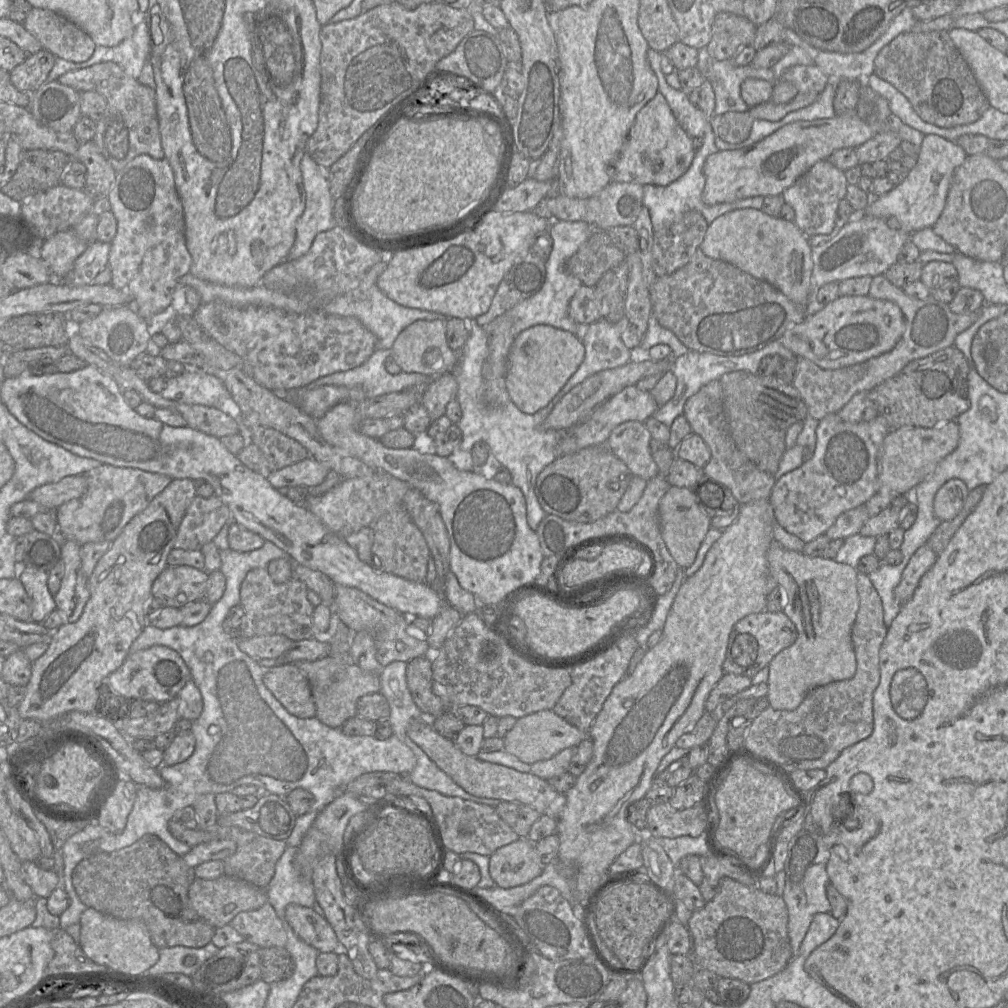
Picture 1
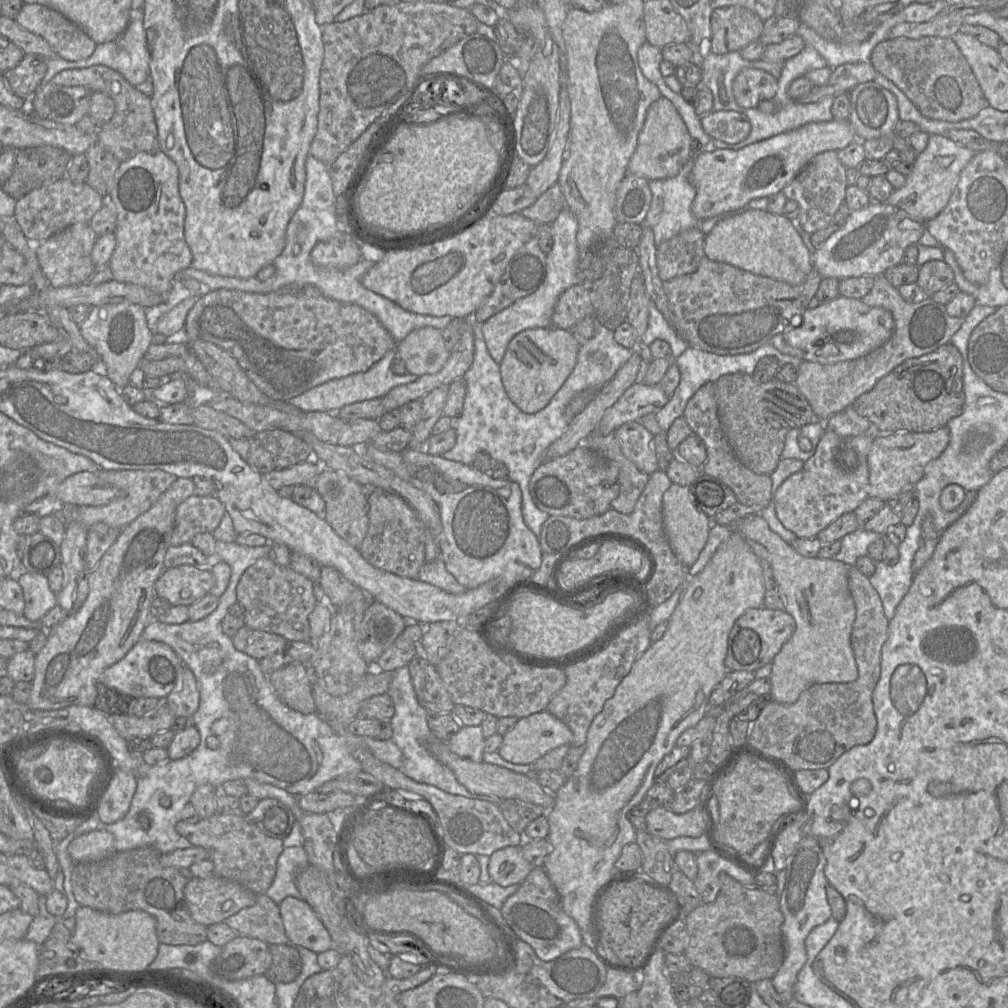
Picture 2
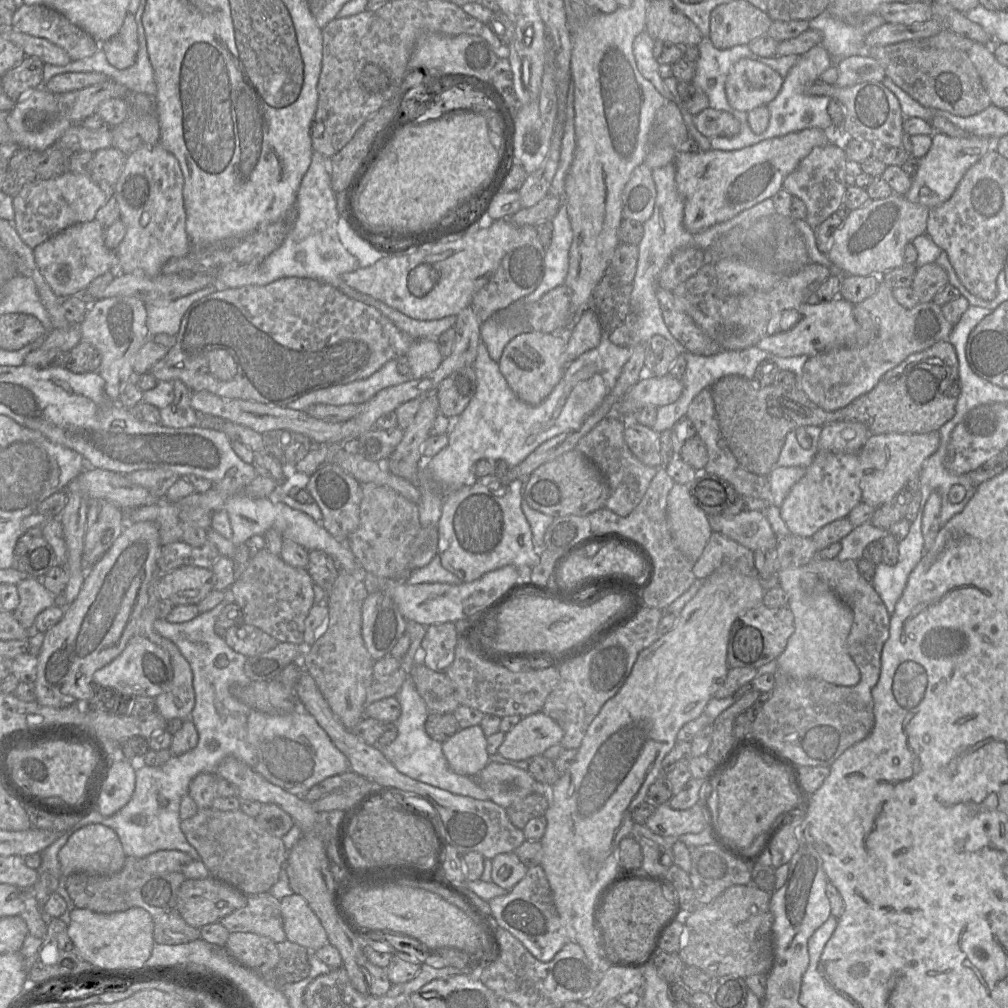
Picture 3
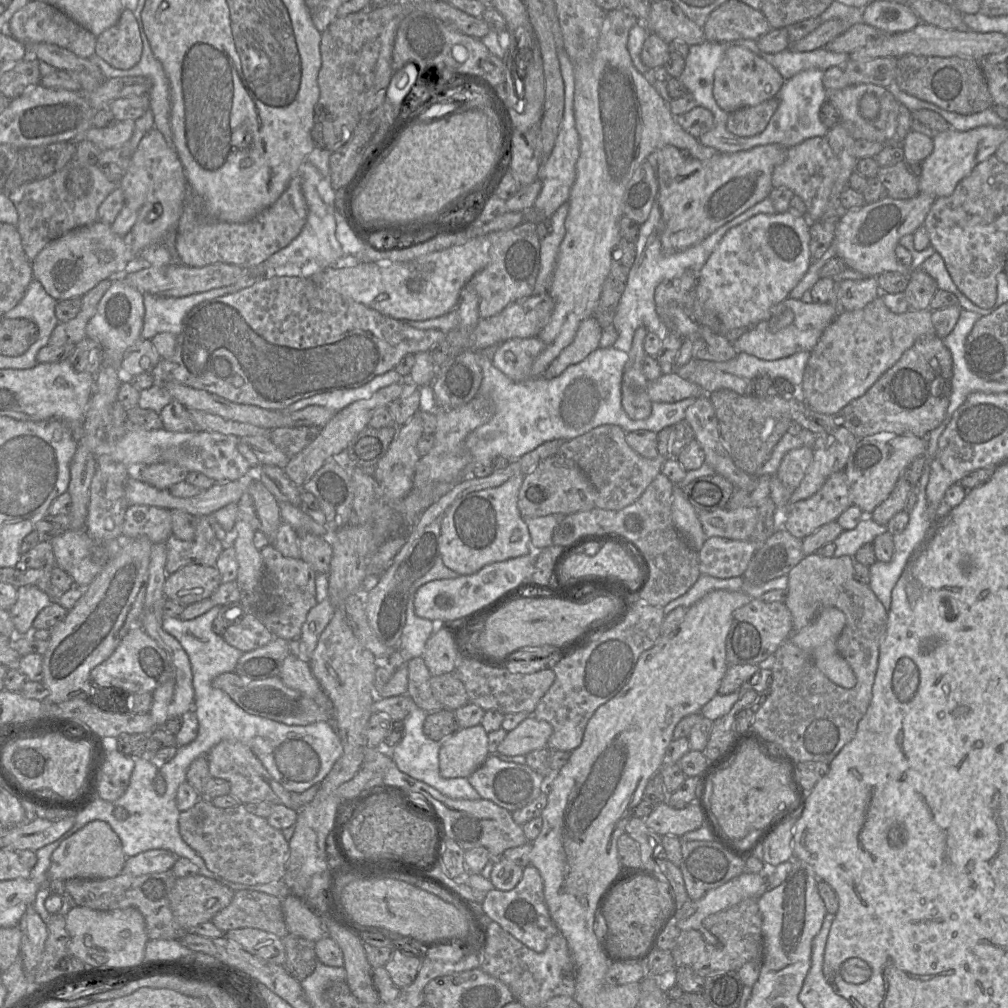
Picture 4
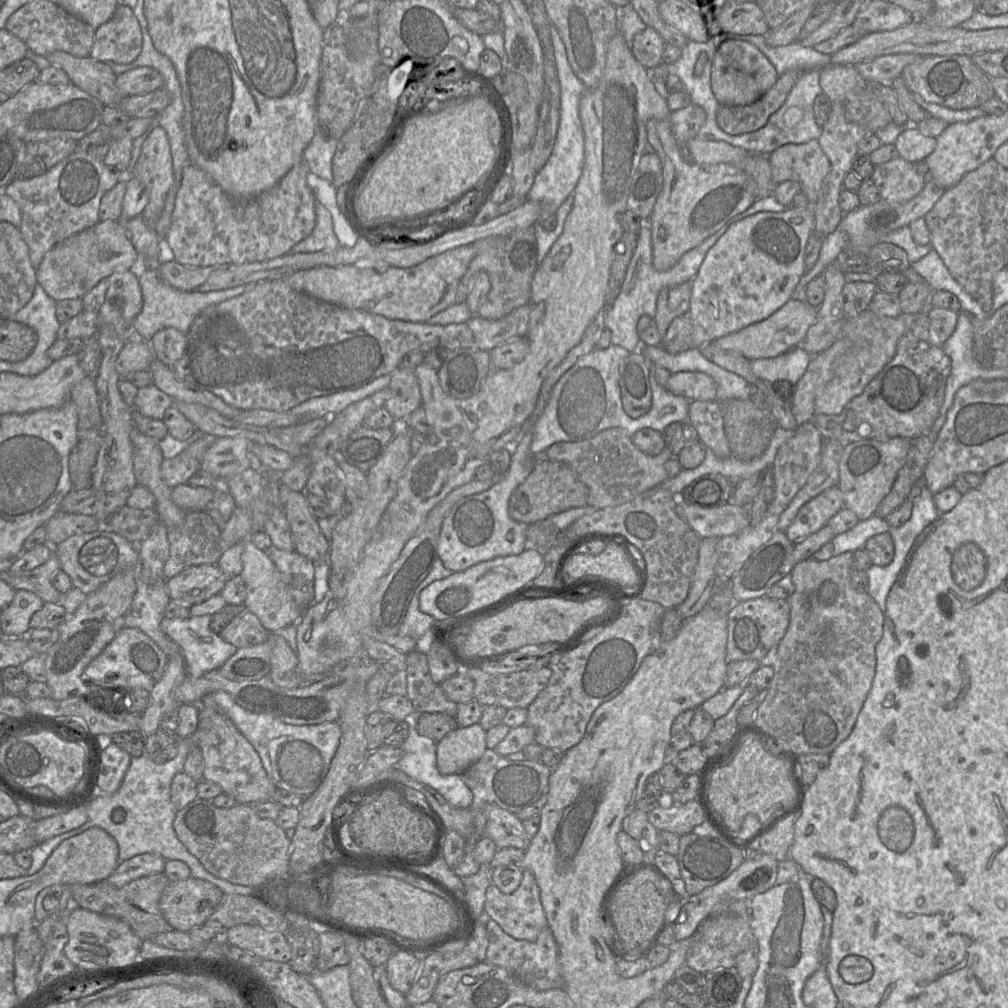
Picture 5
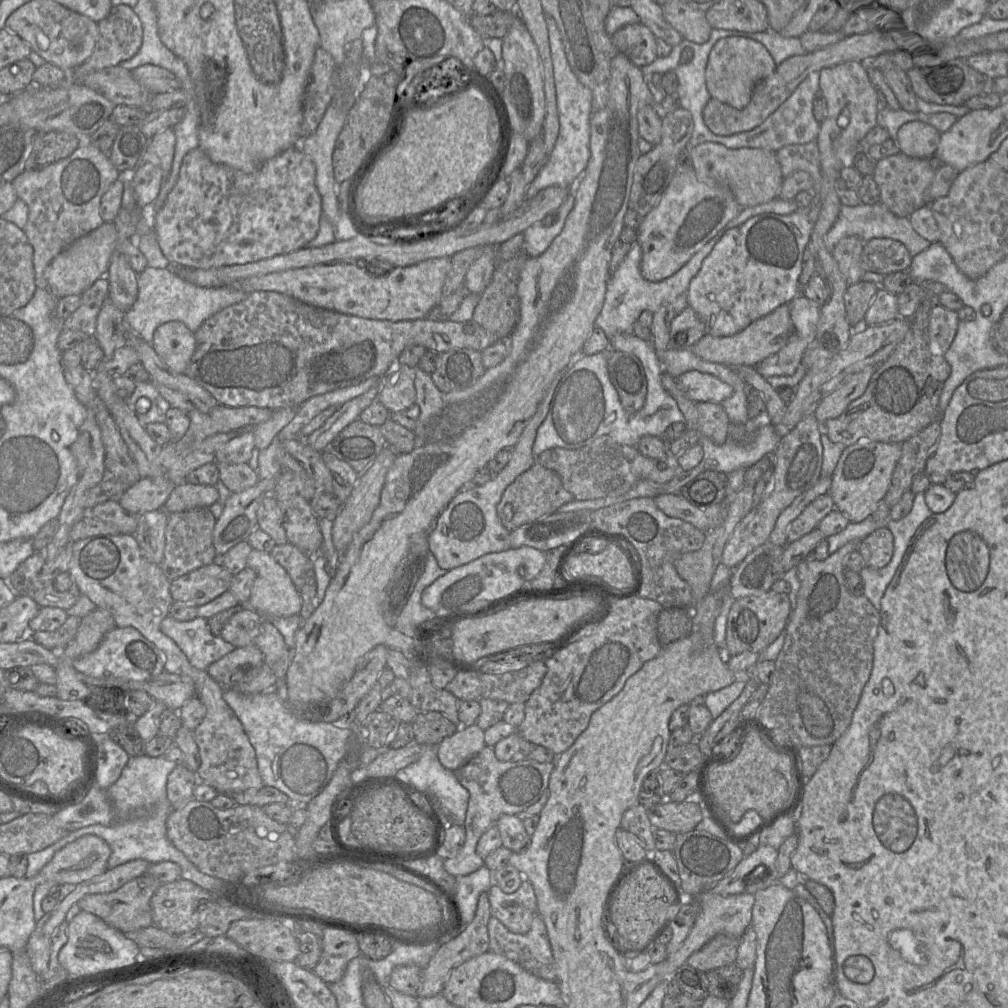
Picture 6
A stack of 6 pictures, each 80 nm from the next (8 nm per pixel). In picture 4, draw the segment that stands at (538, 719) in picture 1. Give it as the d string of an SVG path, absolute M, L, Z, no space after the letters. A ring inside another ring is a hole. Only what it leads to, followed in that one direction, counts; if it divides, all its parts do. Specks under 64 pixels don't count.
M529 715L507 733L497 752L506 756L525 756L533 750L545 748L552 733L553 728L548 722Z

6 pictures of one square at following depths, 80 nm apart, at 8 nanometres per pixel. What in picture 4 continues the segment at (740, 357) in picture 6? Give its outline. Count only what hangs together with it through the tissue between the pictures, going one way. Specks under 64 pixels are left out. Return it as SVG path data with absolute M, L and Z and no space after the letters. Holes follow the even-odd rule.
M786 298L771 309L771 317L777 317L786 310L792 311L793 321L785 328L772 332L769 323L761 321L755 326L748 328L736 340L732 342L736 351L755 356L762 360L777 360L787 358L798 352L811 352L817 345L825 329L834 321L839 313L835 304L806 303L795 298Z

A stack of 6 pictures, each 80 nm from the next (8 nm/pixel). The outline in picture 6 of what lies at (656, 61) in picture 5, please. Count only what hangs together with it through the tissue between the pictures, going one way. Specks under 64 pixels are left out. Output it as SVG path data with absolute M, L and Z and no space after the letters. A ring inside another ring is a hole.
M641 23L620 28L611 39L618 52L625 54L639 68L657 58L656 37Z

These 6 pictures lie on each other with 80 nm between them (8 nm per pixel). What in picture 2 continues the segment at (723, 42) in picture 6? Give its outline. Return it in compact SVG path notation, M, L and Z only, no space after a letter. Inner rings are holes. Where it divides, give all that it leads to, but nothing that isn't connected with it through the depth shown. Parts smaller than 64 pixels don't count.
M746 67L735 77L732 89L739 106L756 108L760 102L774 98L778 79L764 70Z

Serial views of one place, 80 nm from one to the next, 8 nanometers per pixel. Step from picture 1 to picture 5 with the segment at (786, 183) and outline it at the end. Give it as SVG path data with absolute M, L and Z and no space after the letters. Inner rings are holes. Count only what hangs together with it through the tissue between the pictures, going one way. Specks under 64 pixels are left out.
M650 119L647 140L659 157L663 186L649 217L651 223L652 265L658 272L672 268L688 251L715 234L731 218L747 210L758 199L755 180L738 167L718 163L686 163L671 131L669 120Z

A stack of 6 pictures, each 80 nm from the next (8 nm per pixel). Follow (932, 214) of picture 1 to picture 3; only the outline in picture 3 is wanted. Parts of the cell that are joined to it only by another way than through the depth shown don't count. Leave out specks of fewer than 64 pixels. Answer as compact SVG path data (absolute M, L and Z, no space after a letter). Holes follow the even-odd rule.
M940 132L932 135L932 145L928 153L919 159L919 166L912 178L912 184L905 198L910 202L937 207L954 194L967 170L994 148L994 142L987 138L970 135L967 138L950 137Z

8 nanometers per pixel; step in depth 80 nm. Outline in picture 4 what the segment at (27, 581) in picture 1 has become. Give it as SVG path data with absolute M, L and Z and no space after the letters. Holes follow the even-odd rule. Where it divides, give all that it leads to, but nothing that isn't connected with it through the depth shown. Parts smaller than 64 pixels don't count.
M26 585L17 588L17 600L8 610L15 627L15 634L29 636L38 613L53 601L51 596L36 586Z

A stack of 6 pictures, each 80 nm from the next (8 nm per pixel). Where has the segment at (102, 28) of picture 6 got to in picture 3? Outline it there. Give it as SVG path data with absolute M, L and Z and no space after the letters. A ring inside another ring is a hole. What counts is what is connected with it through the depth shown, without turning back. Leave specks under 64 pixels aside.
M128 13L118 33L100 43L100 49L105 53L109 64L116 69L125 70L131 67L139 50L135 16Z

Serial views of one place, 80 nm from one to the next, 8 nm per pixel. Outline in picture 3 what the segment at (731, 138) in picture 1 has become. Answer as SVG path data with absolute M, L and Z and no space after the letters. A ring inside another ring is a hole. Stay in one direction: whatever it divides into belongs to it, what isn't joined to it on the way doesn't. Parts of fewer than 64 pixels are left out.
M710 107L693 116L693 123L697 130L707 138L729 138L740 131L740 123L731 113Z

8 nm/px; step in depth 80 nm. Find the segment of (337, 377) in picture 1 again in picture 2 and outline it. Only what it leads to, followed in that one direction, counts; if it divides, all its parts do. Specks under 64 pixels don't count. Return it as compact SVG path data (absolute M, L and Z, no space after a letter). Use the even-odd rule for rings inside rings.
M391 350L387 352L369 370L325 382L297 397L290 399L288 403L305 412L334 413L340 408L353 403L383 398L393 388L409 384L419 378L416 375L408 373L404 375L395 375L391 370L391 364L396 357L396 351Z

